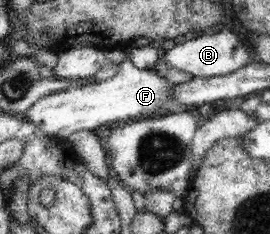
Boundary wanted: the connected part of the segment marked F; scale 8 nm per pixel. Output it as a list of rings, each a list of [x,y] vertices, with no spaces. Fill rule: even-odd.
[[[125,55],[126,59],[112,78],[99,83],[80,83],[78,86],[69,86],[62,92],[48,94],[25,110],[25,118],[40,127],[45,135],[67,138],[80,130],[94,131],[102,125],[118,120],[119,124],[122,124],[137,119],[161,117],[168,112],[180,112],[182,106],[171,98],[173,85],[152,68],[140,70],[128,57]]]

